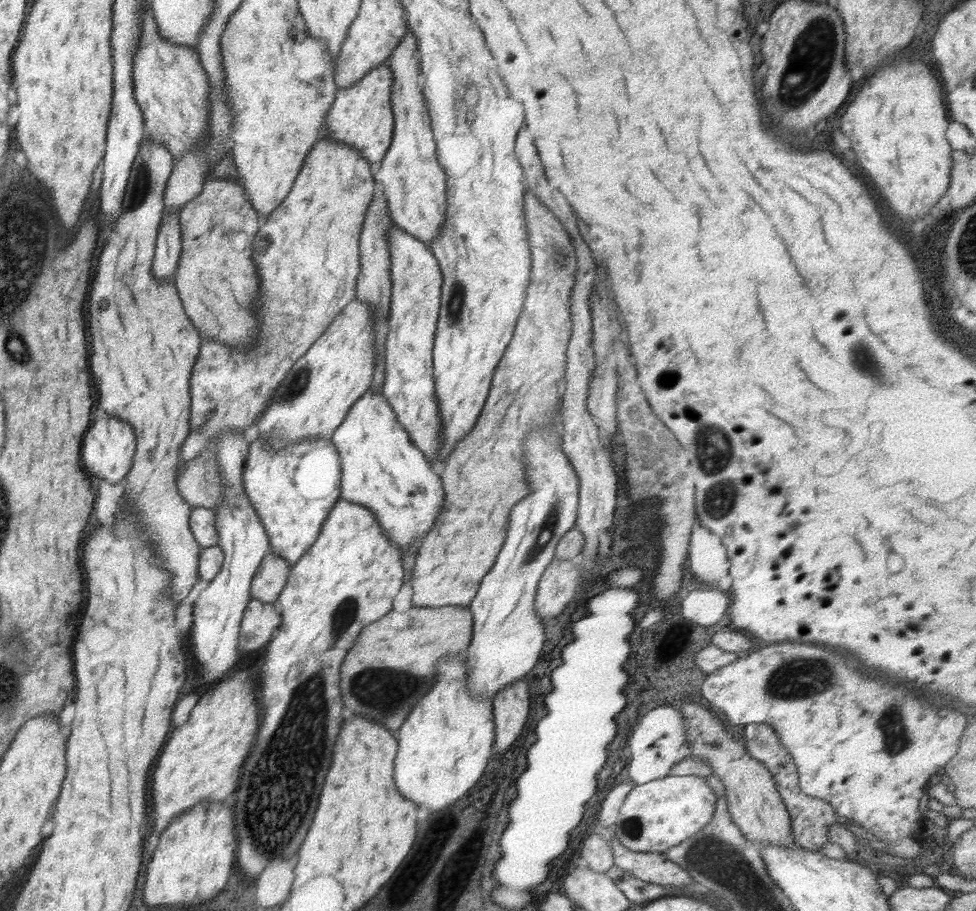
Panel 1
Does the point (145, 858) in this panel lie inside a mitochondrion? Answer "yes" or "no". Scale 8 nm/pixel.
no

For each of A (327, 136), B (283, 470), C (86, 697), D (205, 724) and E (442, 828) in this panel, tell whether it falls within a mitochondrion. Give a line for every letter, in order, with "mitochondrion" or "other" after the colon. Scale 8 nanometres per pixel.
A: other
B: other
C: other
D: other
E: other

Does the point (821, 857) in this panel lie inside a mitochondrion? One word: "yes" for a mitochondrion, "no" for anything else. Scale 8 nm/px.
no

